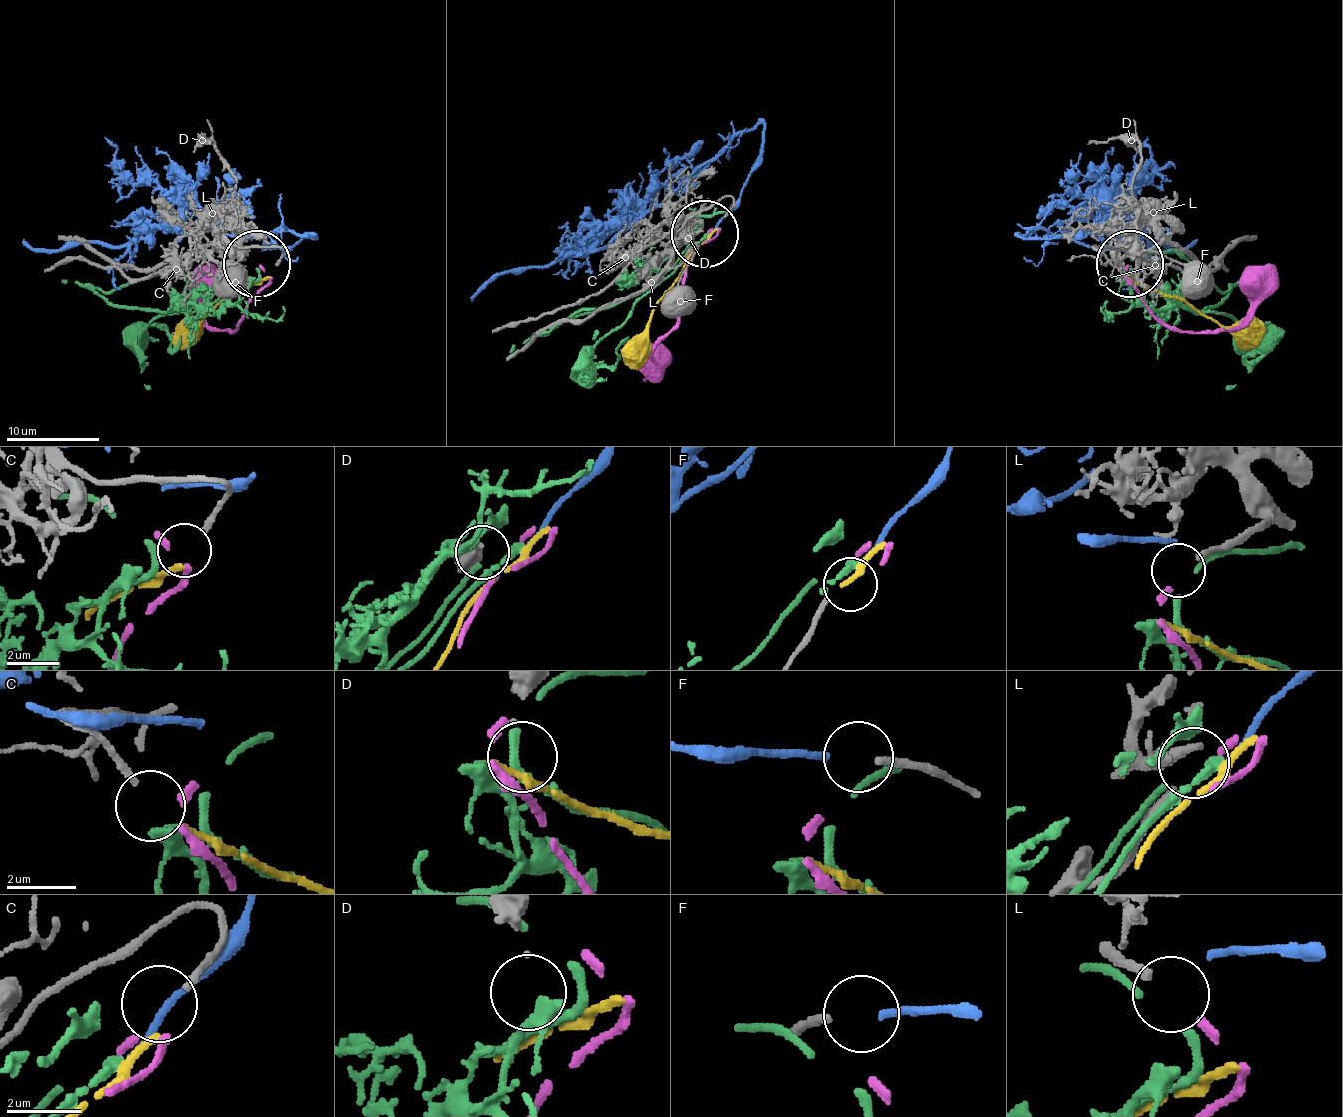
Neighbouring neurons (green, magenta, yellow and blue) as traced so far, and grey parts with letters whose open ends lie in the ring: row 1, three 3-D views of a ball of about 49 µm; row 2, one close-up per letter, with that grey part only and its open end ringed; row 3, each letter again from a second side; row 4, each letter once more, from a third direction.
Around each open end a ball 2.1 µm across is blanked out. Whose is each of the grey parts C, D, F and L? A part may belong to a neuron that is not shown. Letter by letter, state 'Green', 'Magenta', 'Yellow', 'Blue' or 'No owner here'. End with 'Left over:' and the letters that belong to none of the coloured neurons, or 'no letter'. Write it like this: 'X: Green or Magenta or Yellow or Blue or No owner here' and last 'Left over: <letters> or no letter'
C: Yellow
D: No owner here
F: Blue
L: Magenta
Left over: D

